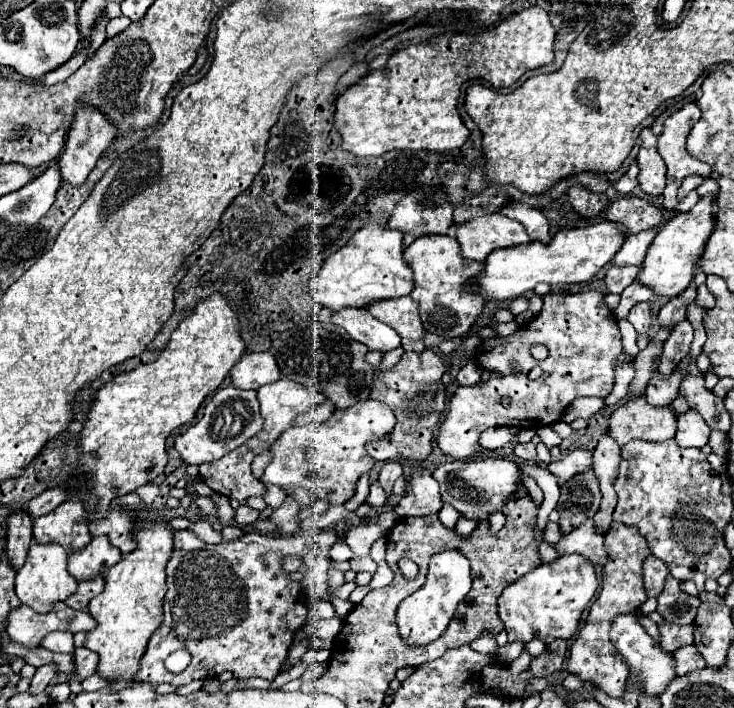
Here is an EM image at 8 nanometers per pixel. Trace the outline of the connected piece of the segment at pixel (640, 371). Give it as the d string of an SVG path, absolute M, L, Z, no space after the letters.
M669 329L667 331L659 331L657 337L649 343L647 349L639 351L639 355L635 357L635 377L631 381L631 389L629 389L629 397L637 397L641 393L645 393L645 387L651 379L651 371L653 371L653 361L657 359L657 355L661 353L661 345L663 341L669 337Z

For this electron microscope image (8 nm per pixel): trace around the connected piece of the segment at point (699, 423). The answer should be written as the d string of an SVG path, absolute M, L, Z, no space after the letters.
M689 409L687 413L677 417L679 427L677 427L677 435L675 441L681 447L703 447L709 441L709 425L699 417L699 413L695 413L693 409Z

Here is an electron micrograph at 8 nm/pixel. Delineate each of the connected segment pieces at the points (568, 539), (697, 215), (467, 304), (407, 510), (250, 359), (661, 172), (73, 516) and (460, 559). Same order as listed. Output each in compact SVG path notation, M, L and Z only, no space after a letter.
M587 519L581 527L567 533L565 537L561 537L561 541L555 545L555 549L559 551L559 555L581 553L597 565L605 565L605 561L607 561L607 547L603 543L603 533L599 533L595 529L593 519Z
M705 195L699 199L699 203L691 211L677 213L671 221L667 221L659 229L659 233L655 235L653 243L649 245L647 257L643 261L643 271L639 275L641 283L651 285L657 295L665 295L665 297L677 297L685 291L685 287L695 277L695 267L701 261L705 243L715 229L713 205L715 205L715 197Z
M427 235L415 239L403 253L405 261L411 265L415 275L415 287L411 299L419 305L423 327L445 339L455 339L465 335L483 309L483 299L479 295L465 295L463 285L467 279L483 269L483 263L467 261L461 257L457 239L451 235Z
M415 467L409 477L409 489L403 495L403 499L393 507L393 511L399 517L411 517L411 515L427 515L437 513L441 509L443 501L439 495L439 485L433 479L431 471L425 467Z
M269 351L245 353L231 367L231 381L239 389L259 389L267 383L273 383L281 377L279 367L275 365L275 357Z
M651 127L641 131L641 149L637 153L637 165L639 165L639 185L641 191L647 195L661 195L665 187L665 161L661 159L657 151L657 135Z
M63 501L55 511L35 519L33 537L39 543L57 541L65 549L81 549L93 539L83 517L85 505L81 501Z
M443 551L431 557L429 561L429 573L427 581L421 589L405 597L397 611L397 625L399 629L405 629L405 623L413 623L411 629L447 629L449 619L455 613L457 603L467 595L471 589L471 577L469 577L469 561L459 551Z

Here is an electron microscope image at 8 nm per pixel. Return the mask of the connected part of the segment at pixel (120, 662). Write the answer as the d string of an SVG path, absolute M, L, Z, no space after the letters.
M165 519L151 521L143 529L133 529L131 537L137 547L105 571L105 589L93 597L87 607L97 627L87 633L85 647L99 655L97 673L111 679L115 689L123 689L131 683L131 677L137 673L135 669L139 669L139 657L145 653L149 637L163 619L161 601L167 591L165 565L173 549L173 529Z

